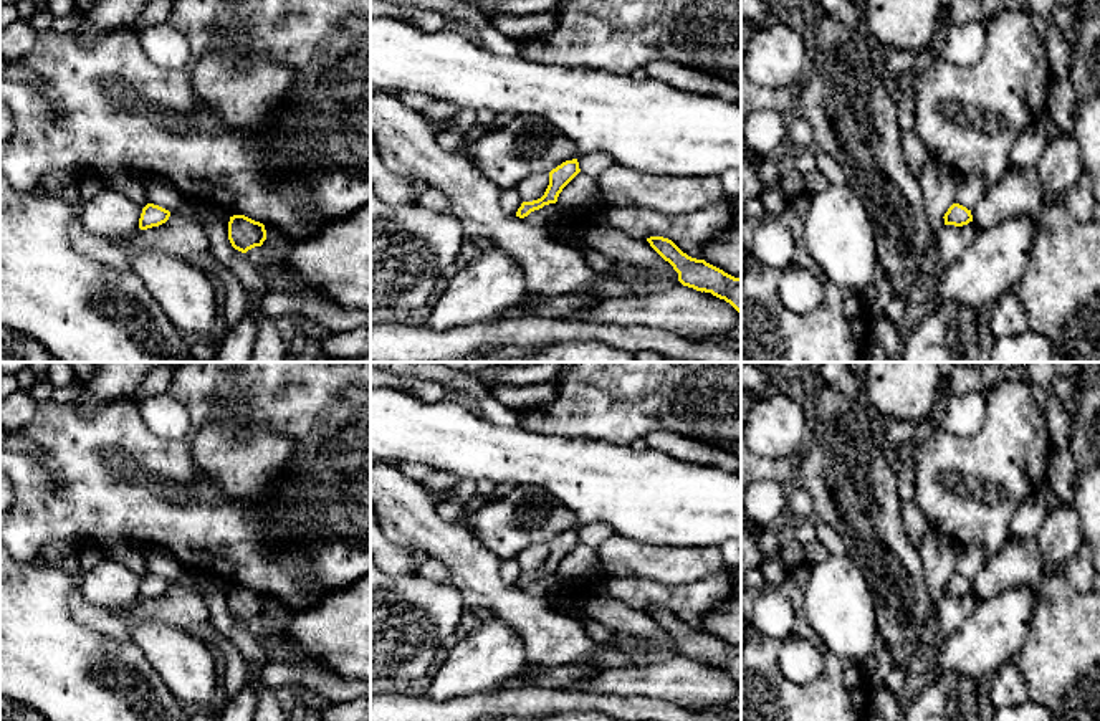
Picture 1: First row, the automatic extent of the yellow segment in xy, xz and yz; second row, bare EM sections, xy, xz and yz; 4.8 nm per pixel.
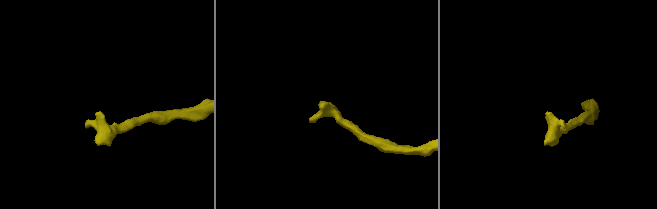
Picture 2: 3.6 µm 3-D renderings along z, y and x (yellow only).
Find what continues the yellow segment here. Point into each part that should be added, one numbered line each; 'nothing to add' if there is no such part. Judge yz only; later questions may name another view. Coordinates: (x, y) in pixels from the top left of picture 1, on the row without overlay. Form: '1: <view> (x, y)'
nothing to add

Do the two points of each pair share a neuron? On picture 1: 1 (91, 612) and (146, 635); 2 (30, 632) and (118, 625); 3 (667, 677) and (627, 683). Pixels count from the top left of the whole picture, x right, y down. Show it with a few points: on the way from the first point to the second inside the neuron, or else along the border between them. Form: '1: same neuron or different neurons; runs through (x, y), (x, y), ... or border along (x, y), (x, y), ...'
1: different neurons; border along (171, 624), (141, 620), (133, 627), (131, 640)
2: different neurons; border along (70, 594), (70, 611), (78, 622), (126, 642)
3: same neuron; runs through (657, 680), (637, 682)

